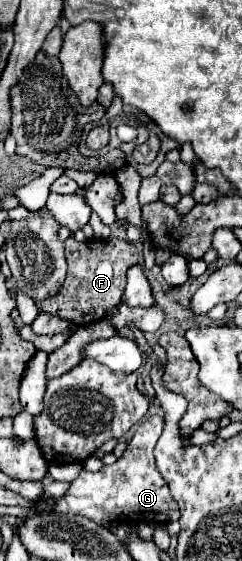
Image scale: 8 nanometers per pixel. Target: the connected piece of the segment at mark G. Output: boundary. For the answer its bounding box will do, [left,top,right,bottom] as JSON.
[53,415,181,525]

